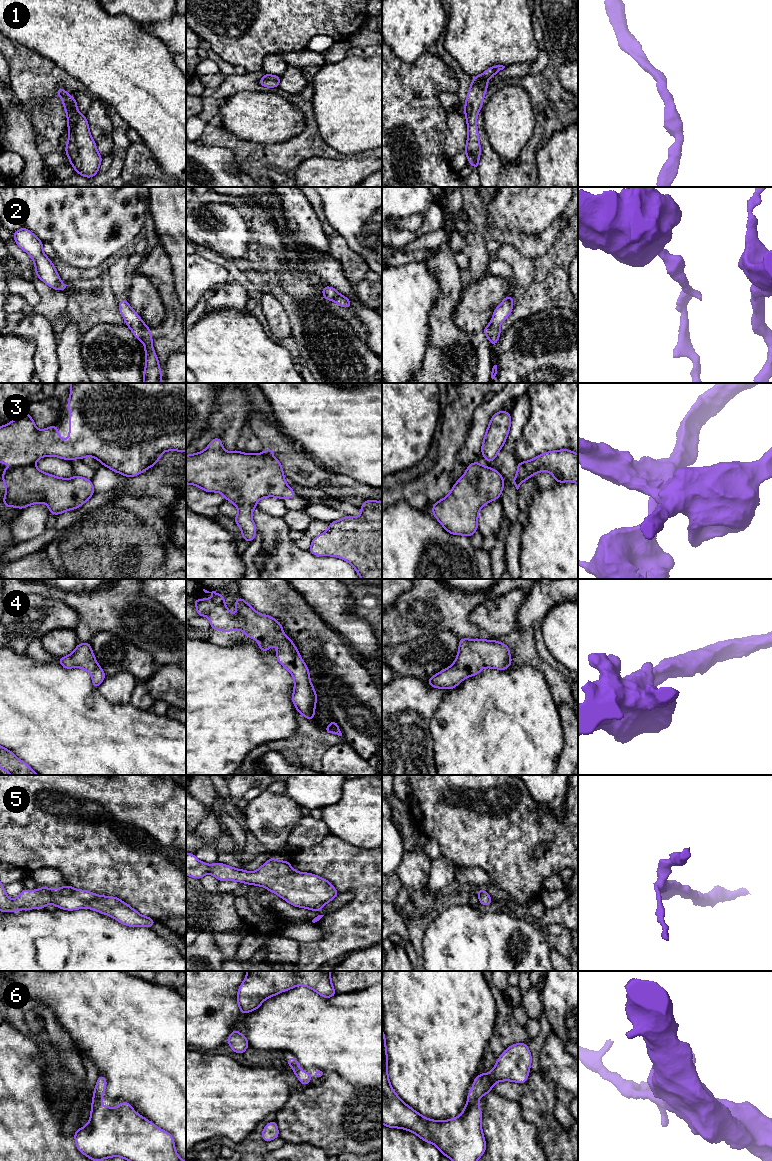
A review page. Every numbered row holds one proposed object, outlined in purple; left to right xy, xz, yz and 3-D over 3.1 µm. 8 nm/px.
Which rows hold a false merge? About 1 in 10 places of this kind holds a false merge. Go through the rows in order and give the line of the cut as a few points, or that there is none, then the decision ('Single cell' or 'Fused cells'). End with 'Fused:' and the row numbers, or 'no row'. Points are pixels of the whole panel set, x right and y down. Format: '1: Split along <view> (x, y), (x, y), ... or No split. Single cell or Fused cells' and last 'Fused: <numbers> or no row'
1: No split. Single cell
2: Split along xy (142, 322), (141, 337), (139, 339). Fused cells
3: No split. Single cell
4: No split. Single cell
5: No split. Single cell
6: No split. Single cell
Fused: 2

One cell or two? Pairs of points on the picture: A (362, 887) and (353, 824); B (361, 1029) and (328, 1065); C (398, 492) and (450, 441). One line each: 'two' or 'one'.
A: two
B: one
C: one

